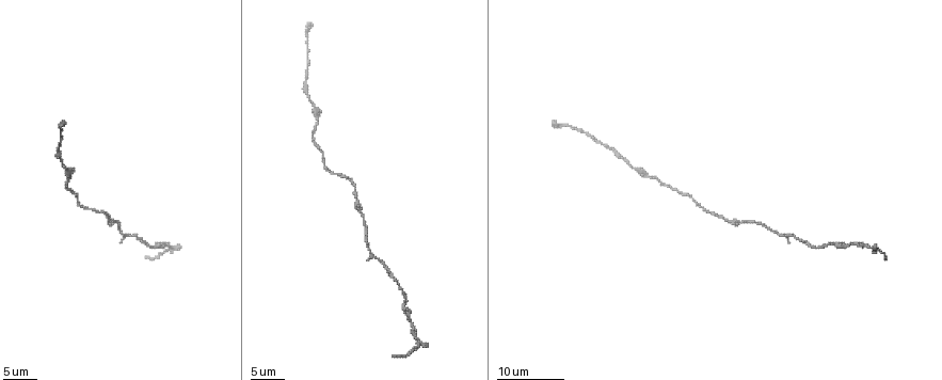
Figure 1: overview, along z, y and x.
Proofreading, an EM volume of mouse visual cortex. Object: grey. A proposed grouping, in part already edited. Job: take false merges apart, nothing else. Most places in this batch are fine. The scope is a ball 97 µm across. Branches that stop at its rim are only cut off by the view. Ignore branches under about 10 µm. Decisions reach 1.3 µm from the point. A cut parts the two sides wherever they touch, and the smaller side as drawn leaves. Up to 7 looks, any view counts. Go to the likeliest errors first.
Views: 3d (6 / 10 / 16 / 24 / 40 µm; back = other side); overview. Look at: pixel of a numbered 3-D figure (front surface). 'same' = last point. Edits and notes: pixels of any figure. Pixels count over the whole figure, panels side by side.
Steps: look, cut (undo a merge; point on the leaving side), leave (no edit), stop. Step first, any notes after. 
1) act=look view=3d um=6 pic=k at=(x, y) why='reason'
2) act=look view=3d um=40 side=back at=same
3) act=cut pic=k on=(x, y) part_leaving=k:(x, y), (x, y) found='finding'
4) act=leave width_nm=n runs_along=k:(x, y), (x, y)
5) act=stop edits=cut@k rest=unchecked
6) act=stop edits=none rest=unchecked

act=look view=3d um=24 pic=1 at=(417, 341)

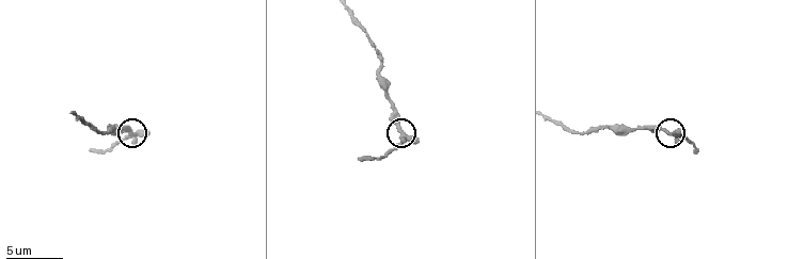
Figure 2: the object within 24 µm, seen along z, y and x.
act=look view=3d um=6 pic=2 at=(399, 131)

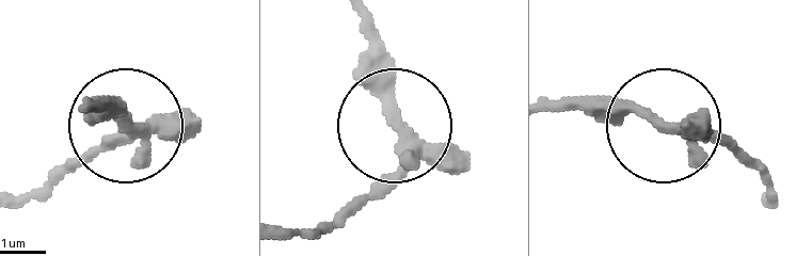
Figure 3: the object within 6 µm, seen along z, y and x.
act=leave found='all the same neuron'

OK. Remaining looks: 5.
act=look view=3d um=6 pic=2 at=(365, 28) why='sudden change in width'

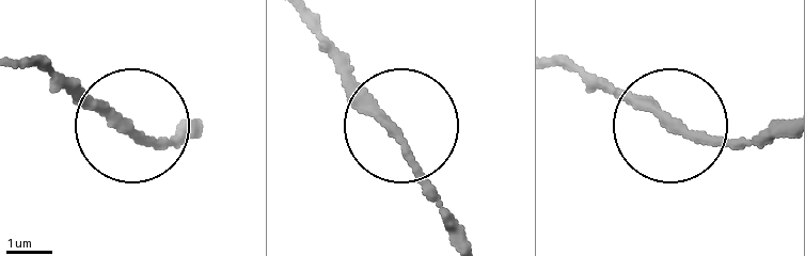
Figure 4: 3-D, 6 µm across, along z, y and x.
act=leave runs_along=4:(294, 12), (385, 115), (451, 214) found='one neuron here'

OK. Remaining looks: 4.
act=look view=3d um=16 pic=1 at=(314, 107) why='sudden change in width'

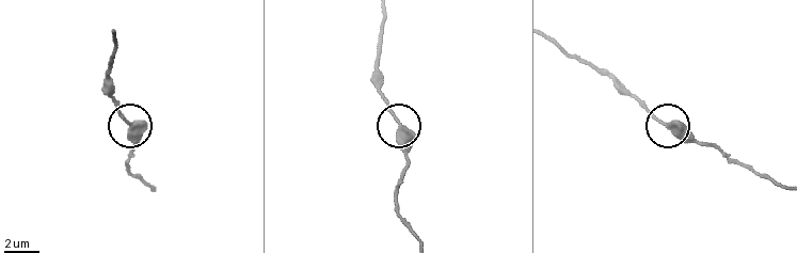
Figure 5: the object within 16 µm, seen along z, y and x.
act=look view=3d um=10 pic=5 at=(664, 123)

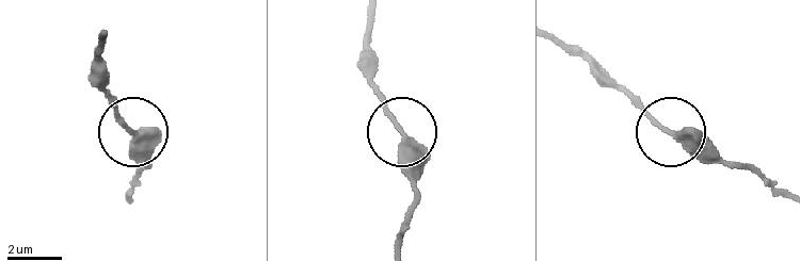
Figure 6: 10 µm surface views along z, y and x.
act=leave found='continuous, no second neuron'

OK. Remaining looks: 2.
act=look view=3d um=16 pic=1 at=(59, 141) why='narrows sharply'

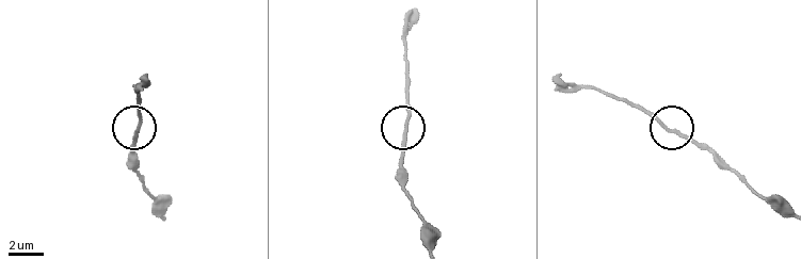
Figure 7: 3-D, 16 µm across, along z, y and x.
act=look view=3d um=10 pic=7 at=(667, 129) why='closer look'

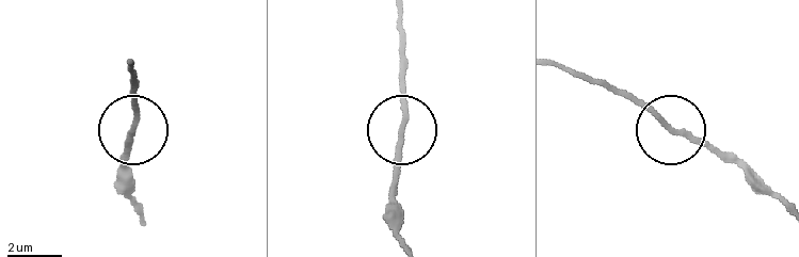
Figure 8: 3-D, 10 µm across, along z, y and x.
act=leave runs_along=8:(406, 244), (395, 189), (402, 75) found='all the same neuron'

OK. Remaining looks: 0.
act=stop edits=none rest=unchecked

